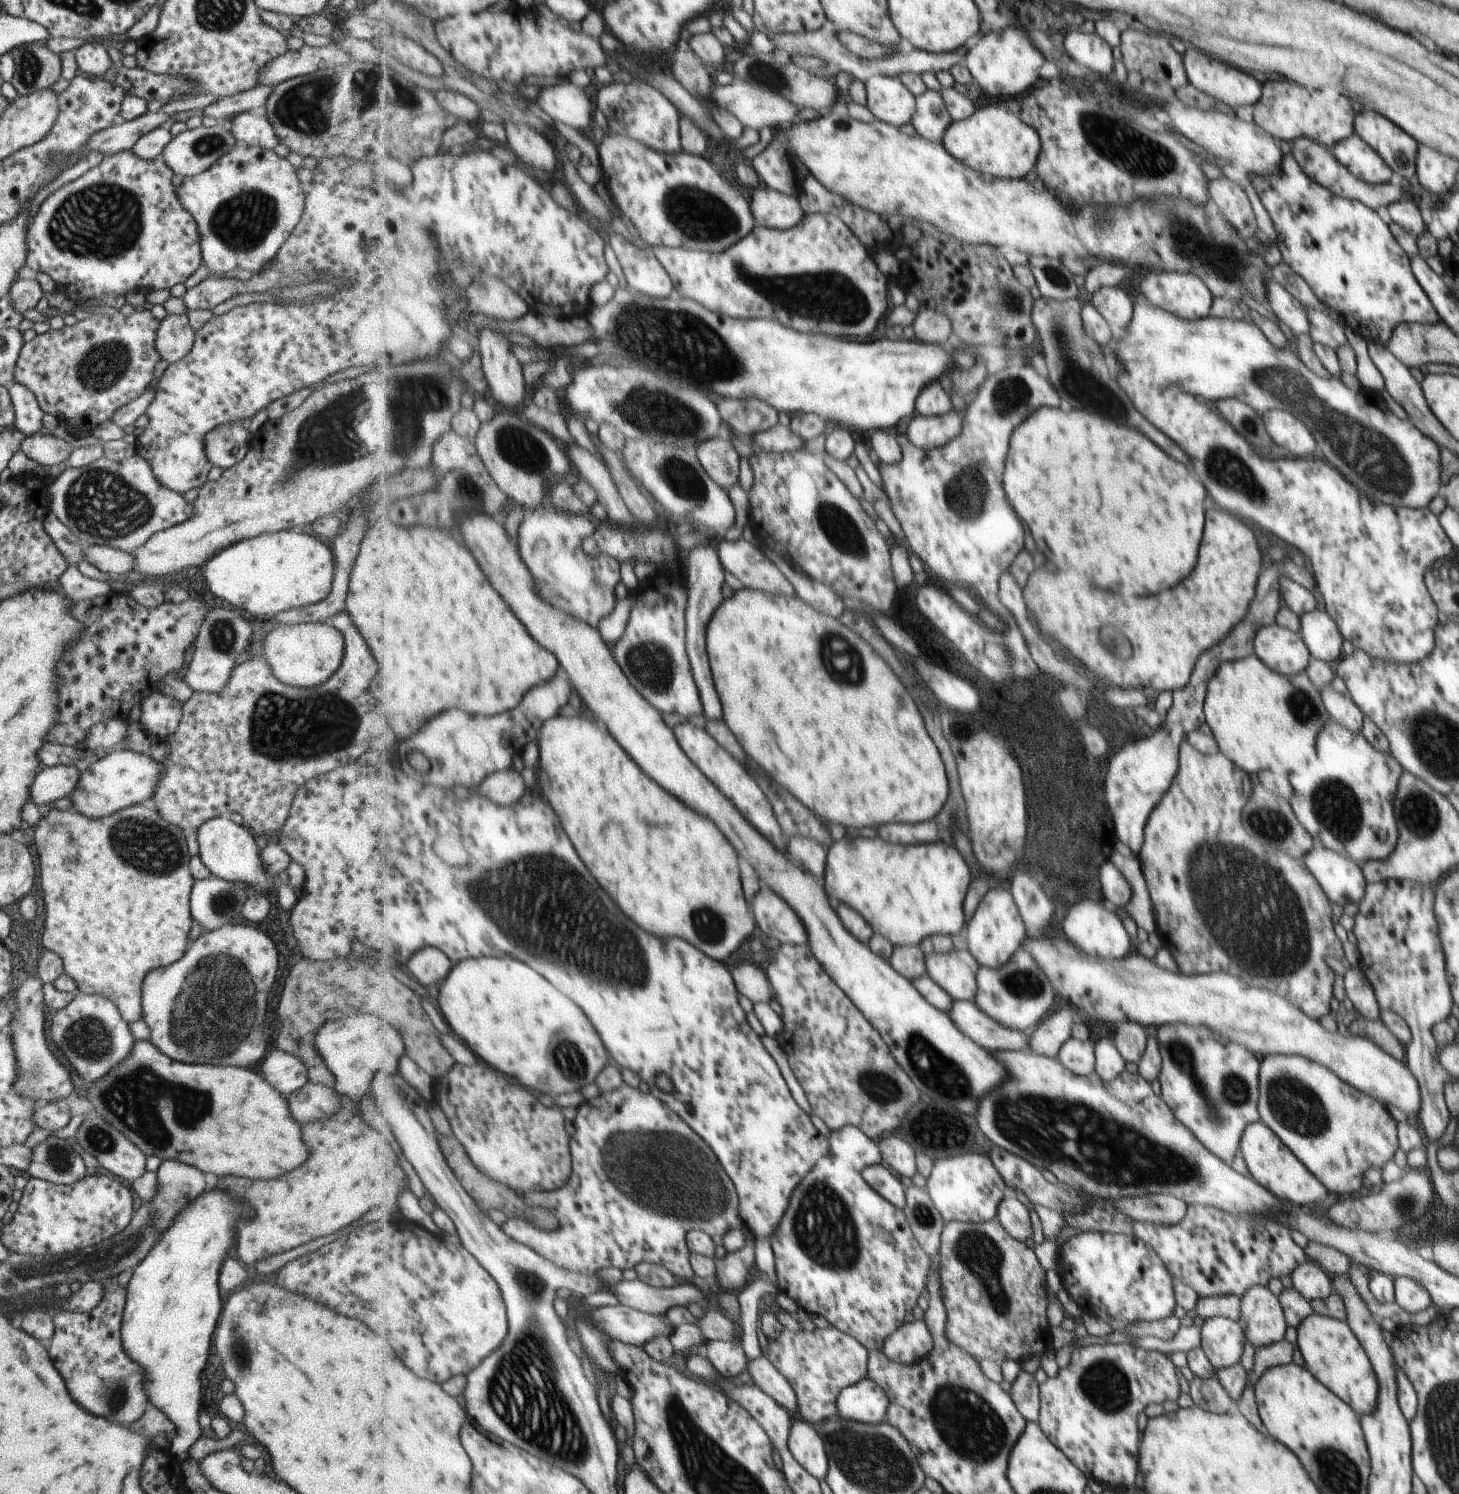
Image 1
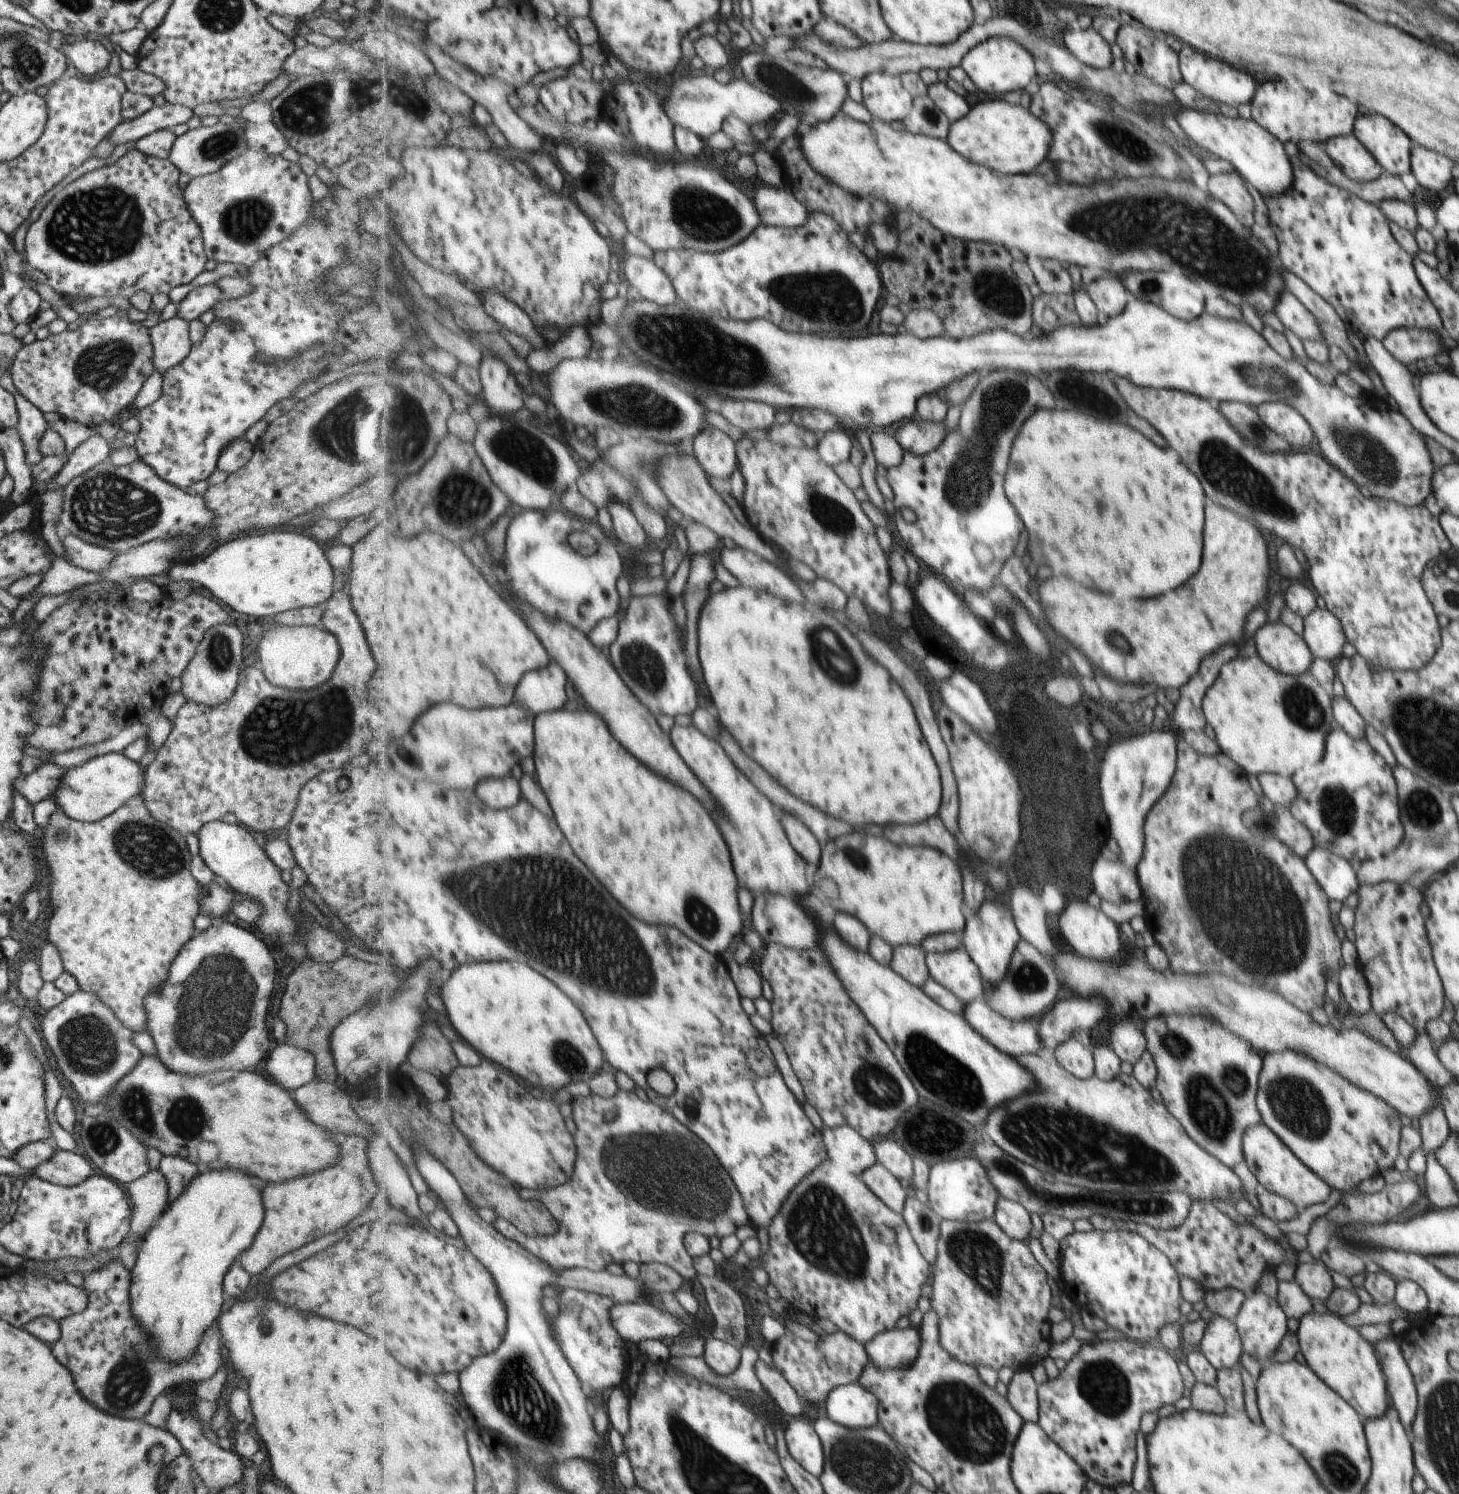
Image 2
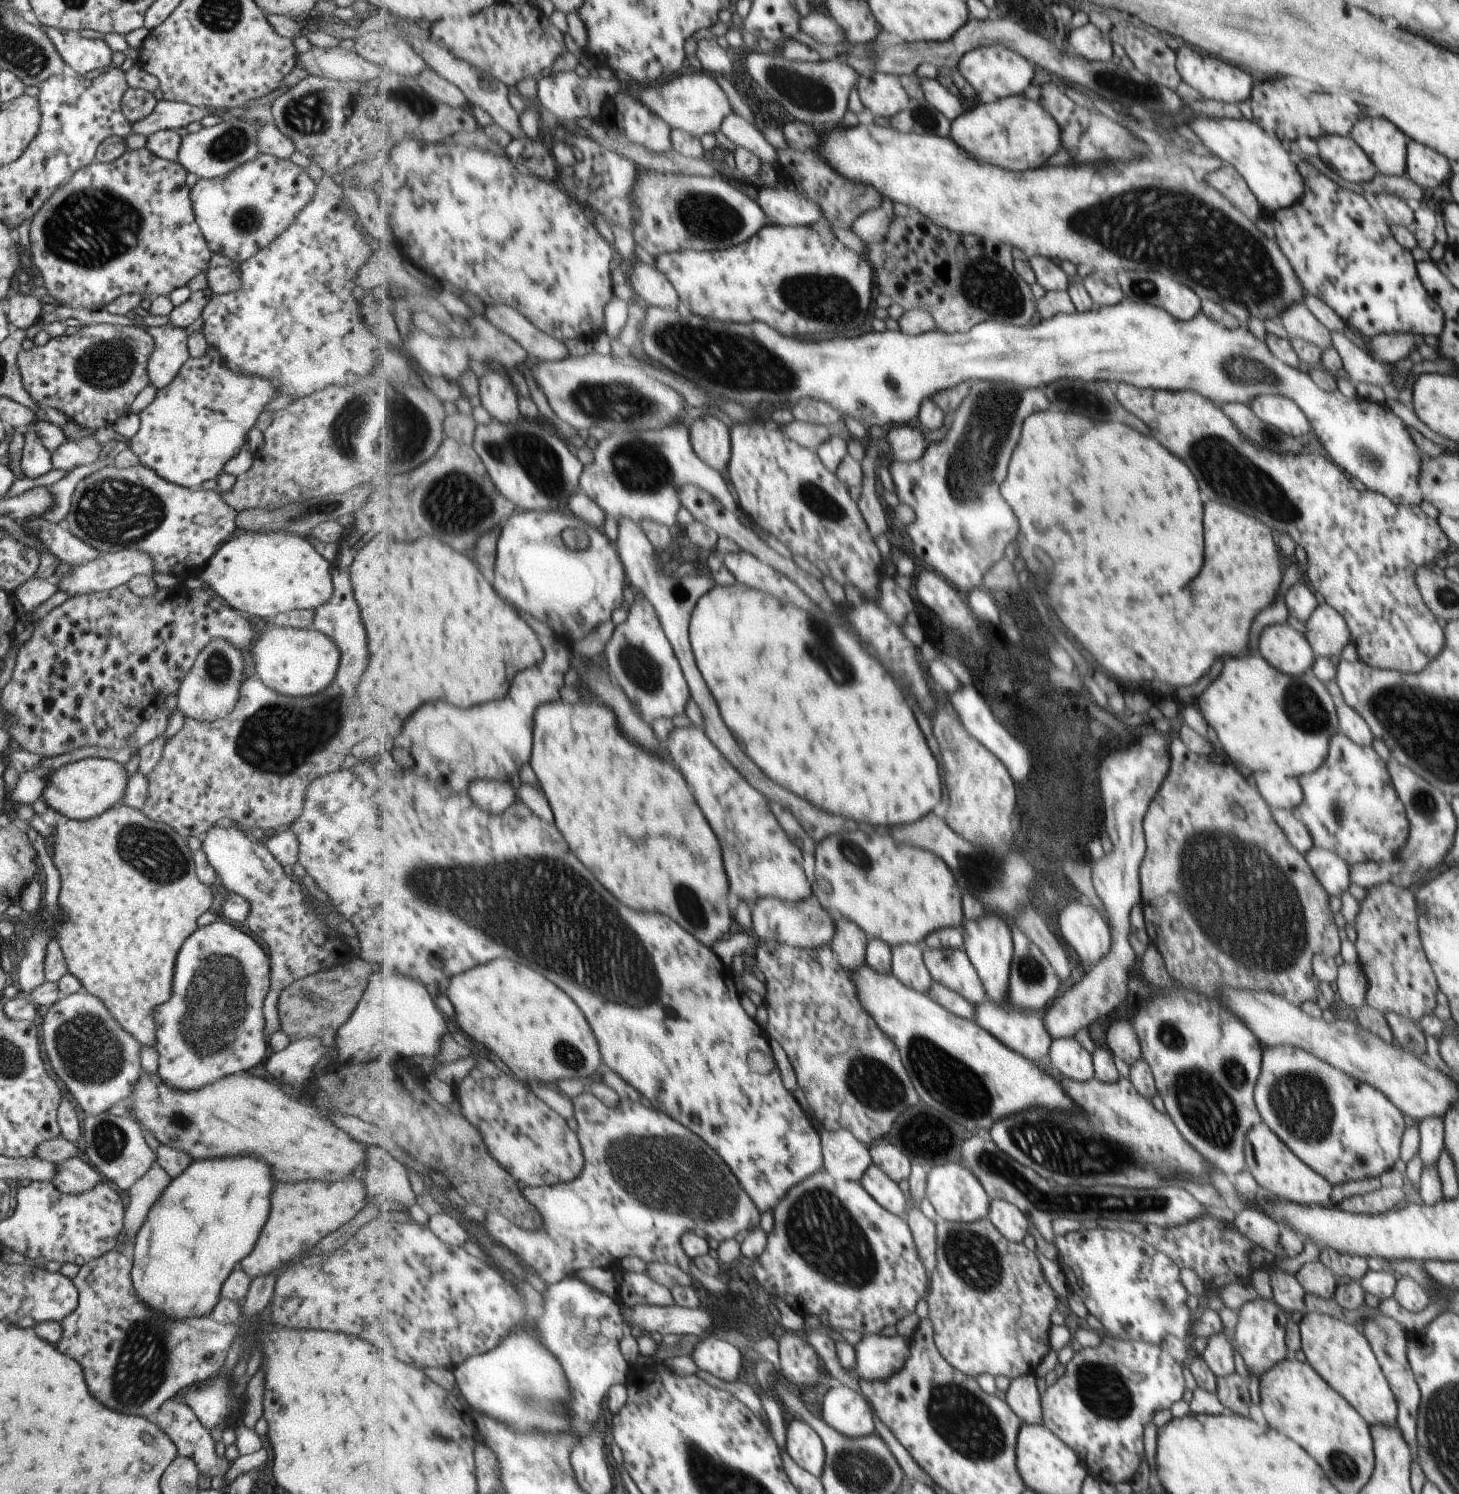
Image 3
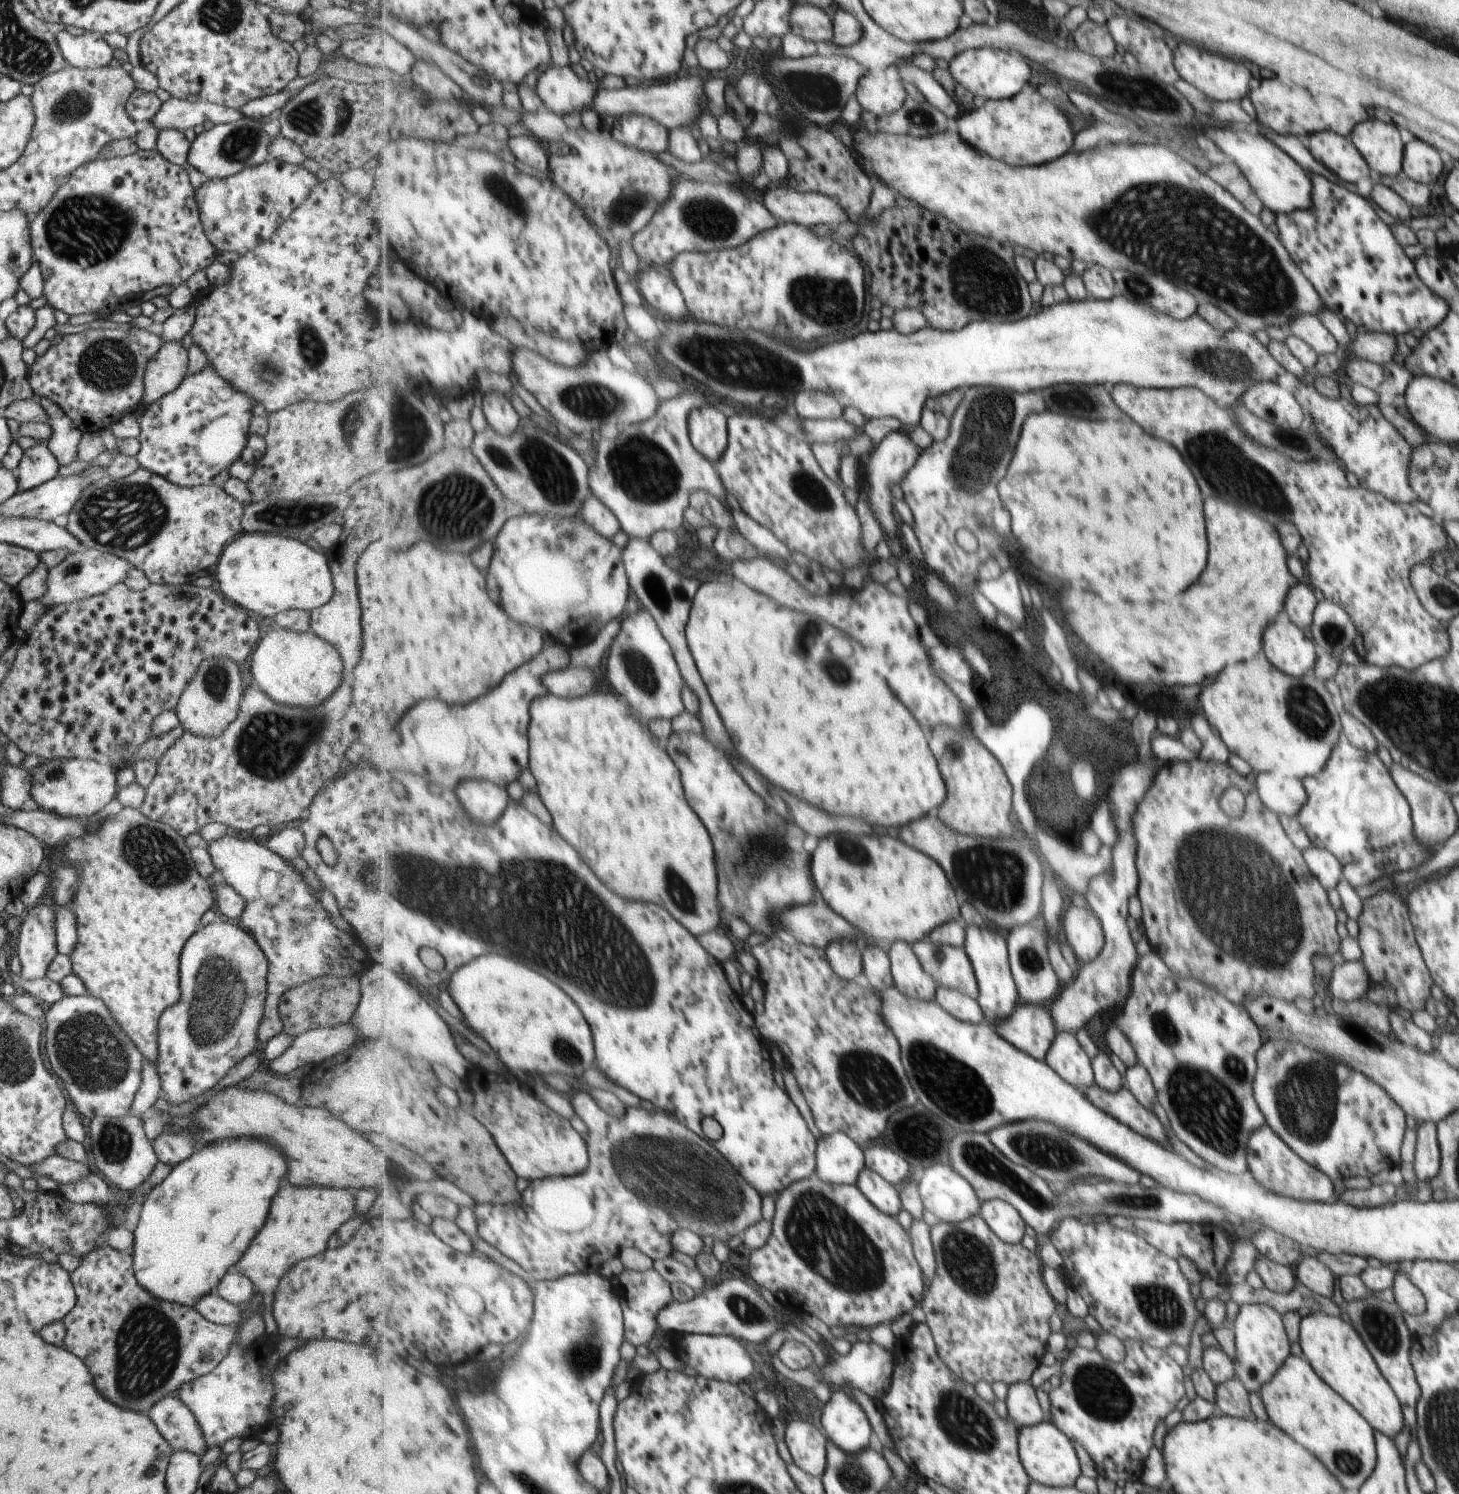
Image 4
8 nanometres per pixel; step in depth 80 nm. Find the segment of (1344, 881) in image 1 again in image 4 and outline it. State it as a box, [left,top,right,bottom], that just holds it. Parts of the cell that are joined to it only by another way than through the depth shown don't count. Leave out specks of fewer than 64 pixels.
[1302,846,1342,891]

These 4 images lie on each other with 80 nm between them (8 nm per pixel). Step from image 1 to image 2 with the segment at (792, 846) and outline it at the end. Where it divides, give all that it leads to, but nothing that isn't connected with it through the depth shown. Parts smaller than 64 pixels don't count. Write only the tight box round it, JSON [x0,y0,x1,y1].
[783,814,823,868]

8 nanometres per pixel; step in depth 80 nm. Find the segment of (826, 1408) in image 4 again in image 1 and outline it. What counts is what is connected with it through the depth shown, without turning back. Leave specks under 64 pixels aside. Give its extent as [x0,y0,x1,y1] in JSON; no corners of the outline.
[839,1377,891,1424]

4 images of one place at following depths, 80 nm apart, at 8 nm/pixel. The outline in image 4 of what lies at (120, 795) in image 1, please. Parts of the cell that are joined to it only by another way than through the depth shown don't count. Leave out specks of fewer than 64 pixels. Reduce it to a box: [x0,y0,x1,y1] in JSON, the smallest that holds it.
[29,759,115,818]

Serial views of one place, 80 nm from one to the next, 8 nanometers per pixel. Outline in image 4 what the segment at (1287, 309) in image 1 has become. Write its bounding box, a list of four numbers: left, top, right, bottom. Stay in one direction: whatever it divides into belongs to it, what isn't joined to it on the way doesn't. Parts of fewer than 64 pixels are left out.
[1285,314,1339,356]

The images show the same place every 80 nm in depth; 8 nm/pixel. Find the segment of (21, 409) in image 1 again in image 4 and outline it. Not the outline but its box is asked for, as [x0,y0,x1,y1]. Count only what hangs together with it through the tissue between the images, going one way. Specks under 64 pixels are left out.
[15,444,58,492]

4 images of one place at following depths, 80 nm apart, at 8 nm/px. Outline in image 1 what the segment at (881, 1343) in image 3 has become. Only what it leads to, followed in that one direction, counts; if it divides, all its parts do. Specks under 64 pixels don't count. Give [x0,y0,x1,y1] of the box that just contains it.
[883,1319,935,1364]

